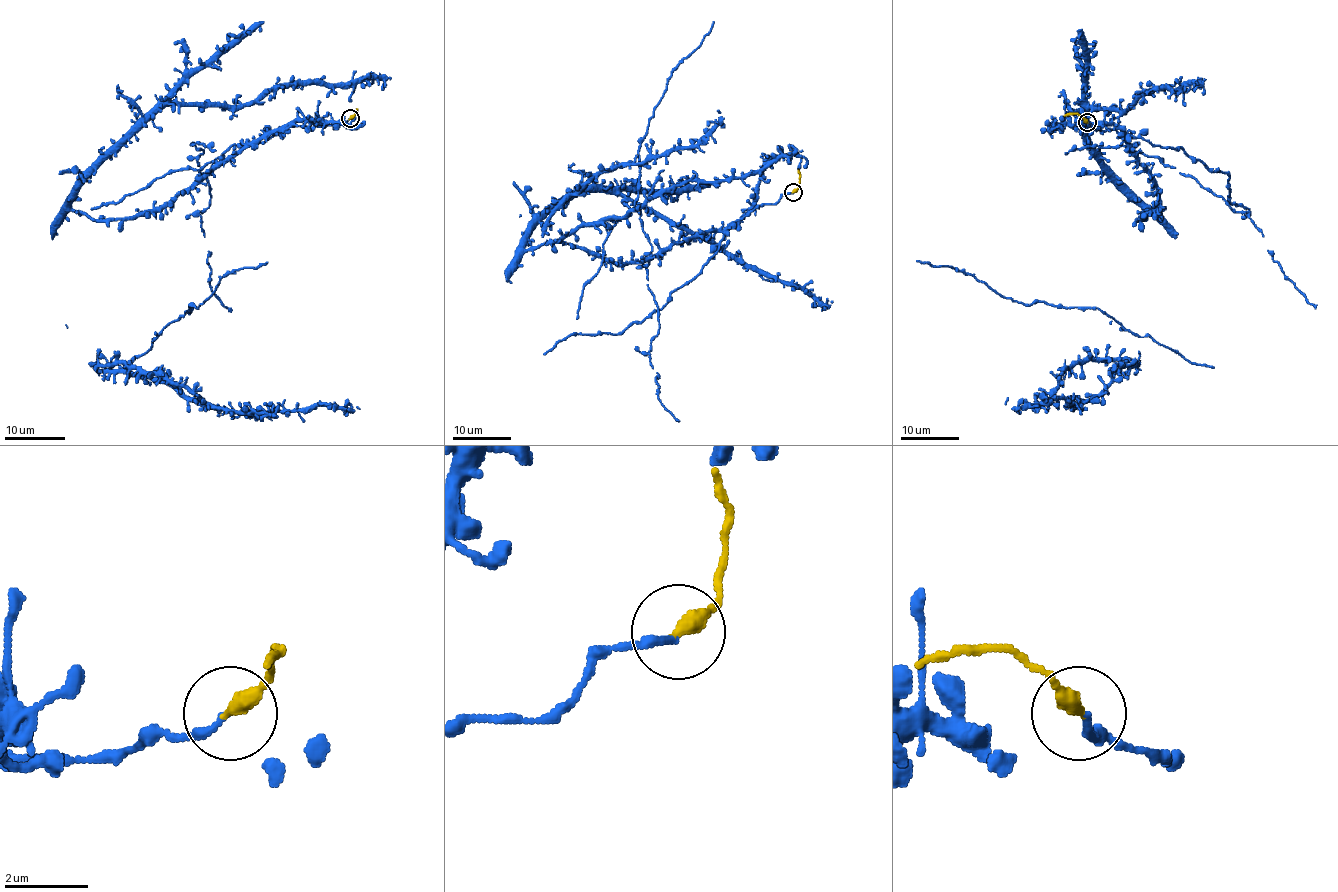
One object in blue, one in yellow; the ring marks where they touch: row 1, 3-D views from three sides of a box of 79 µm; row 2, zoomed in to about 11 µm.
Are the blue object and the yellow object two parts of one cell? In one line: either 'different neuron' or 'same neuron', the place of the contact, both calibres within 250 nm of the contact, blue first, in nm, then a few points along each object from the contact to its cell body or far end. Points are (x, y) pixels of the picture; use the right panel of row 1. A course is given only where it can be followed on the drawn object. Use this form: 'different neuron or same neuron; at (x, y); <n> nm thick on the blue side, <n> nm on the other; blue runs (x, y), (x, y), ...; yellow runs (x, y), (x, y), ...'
same neuron; at (1087, 122); 190 nm thick on the blue side, 400 nm on the other; blue runs (1088, 122), (1124, 135), (1152, 177), (1158, 202), (1137, 220), (1086, 112), (1149, 90), (1203, 94); yellow runs (1086, 122), (1076, 113), (1064, 116)

